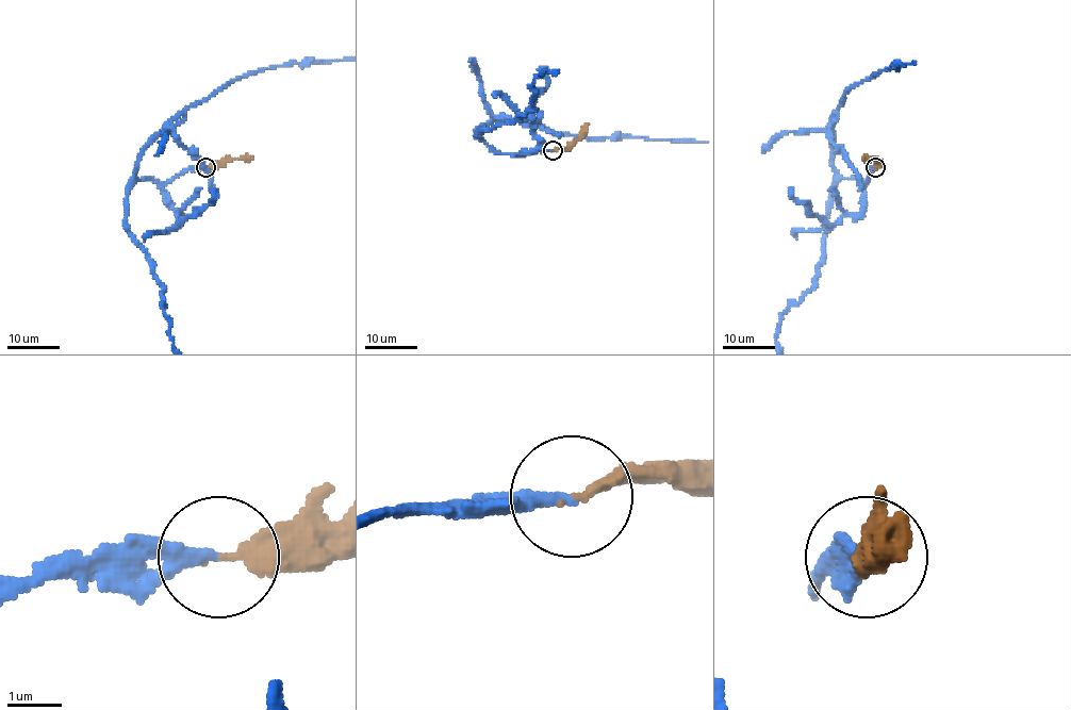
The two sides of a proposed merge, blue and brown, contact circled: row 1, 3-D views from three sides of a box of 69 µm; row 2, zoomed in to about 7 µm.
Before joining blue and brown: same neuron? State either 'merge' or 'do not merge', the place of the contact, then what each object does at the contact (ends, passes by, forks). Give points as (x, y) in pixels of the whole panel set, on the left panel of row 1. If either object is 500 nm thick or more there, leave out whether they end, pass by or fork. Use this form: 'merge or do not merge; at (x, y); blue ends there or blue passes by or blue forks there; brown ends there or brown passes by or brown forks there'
merge; at (206, 167); blue ends there; brown ends there

